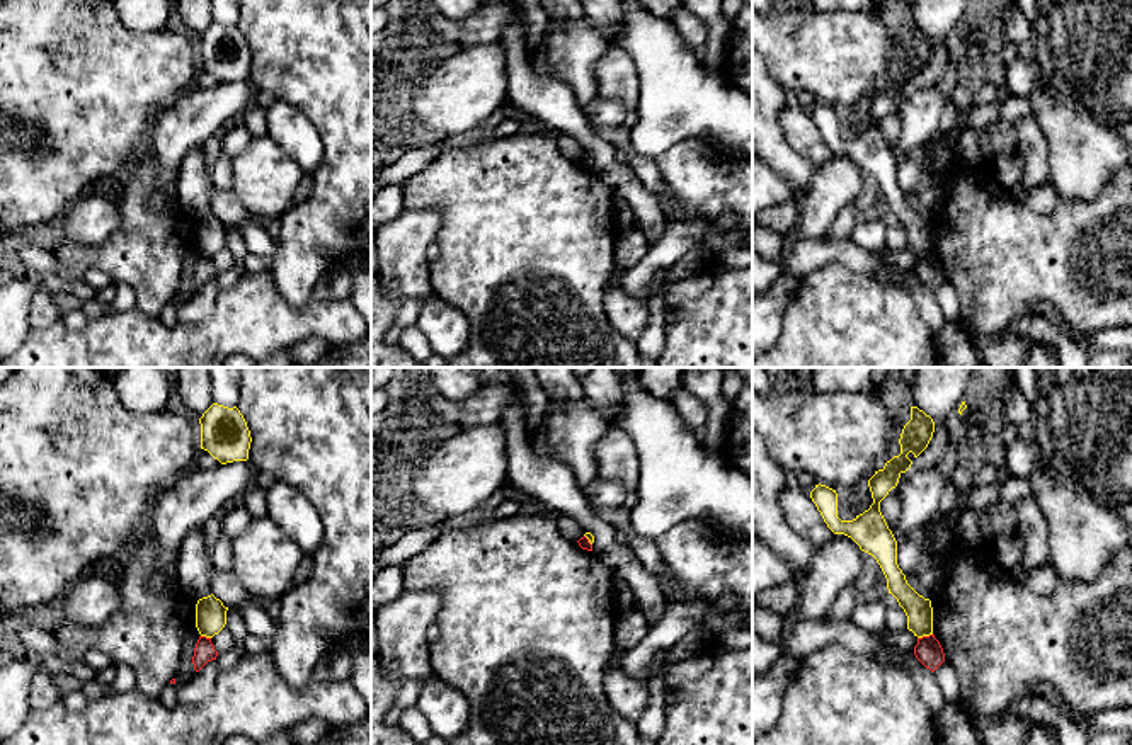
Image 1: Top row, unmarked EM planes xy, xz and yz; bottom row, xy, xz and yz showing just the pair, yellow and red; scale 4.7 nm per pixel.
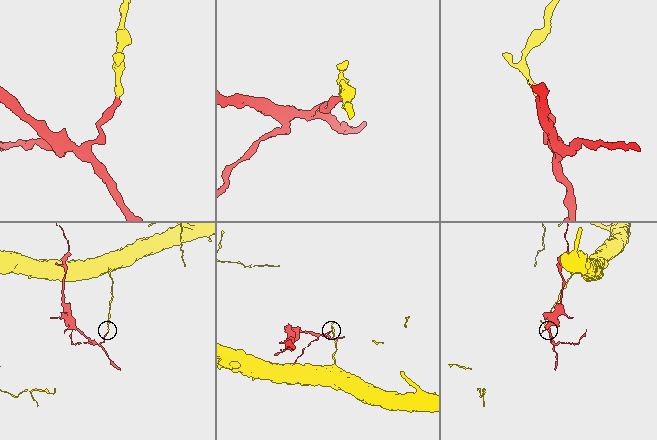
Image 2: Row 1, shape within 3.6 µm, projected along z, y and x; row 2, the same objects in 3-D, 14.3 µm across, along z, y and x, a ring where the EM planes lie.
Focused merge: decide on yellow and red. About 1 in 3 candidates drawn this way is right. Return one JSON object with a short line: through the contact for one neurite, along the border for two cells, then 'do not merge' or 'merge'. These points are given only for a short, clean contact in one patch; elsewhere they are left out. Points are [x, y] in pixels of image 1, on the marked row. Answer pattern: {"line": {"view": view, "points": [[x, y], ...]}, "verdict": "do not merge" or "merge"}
{"line": {"view": "yz", "points": [[931, 633], [918, 638]]}, "verdict": "do not merge"}

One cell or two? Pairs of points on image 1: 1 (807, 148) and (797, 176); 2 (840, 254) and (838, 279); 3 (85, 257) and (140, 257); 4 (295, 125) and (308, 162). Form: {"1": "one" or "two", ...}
{"1": "two", "2": "two", "3": "one", "4": "one"}

